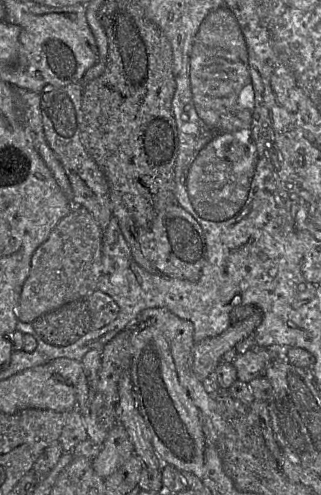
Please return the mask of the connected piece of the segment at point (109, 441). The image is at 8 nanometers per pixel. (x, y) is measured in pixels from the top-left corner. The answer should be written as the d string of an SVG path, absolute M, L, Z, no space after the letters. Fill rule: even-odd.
M122 424L108 431L100 453L92 460L94 471L103 479L113 474L134 454L131 439Z

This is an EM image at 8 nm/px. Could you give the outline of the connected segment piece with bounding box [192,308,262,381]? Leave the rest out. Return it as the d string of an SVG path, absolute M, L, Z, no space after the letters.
M256 308L252 315L243 321L231 324L222 334L196 342L193 347L194 374L201 381L209 381L224 353L252 335L261 320L262 313Z

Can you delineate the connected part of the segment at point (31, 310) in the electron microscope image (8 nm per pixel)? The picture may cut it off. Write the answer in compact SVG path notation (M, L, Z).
M81 205L62 218L49 237L33 253L30 273L20 294L17 319L32 323L38 317L81 299L97 289L100 276L102 230Z

